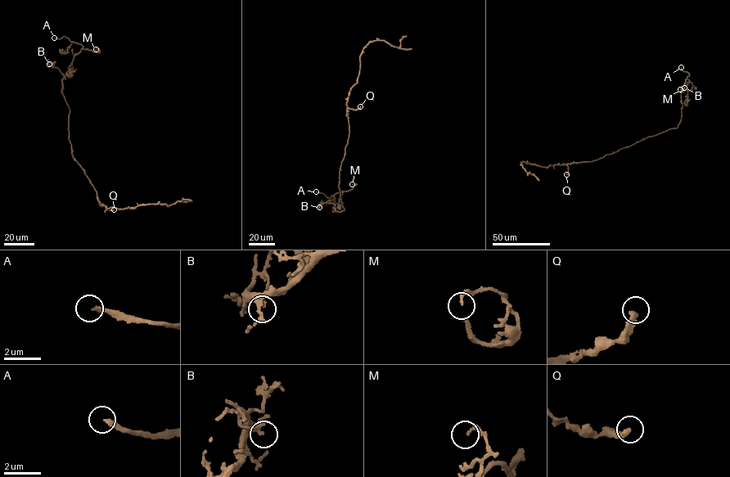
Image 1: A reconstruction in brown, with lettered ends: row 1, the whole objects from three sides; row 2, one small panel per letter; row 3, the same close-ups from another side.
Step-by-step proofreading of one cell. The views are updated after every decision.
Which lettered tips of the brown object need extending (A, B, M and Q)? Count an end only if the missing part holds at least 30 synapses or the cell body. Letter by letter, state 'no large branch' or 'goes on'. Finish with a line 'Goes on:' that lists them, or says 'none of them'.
A: goes on
B: no large branch
M: no large branch
Q: no large branch
Goes on: A

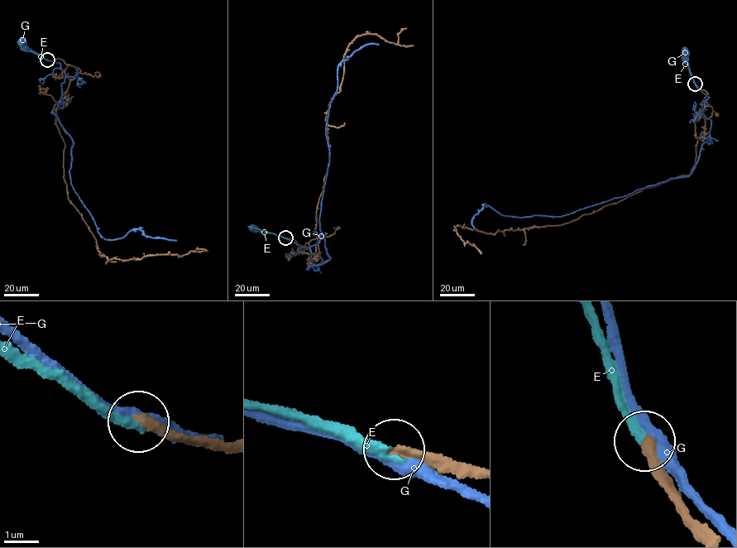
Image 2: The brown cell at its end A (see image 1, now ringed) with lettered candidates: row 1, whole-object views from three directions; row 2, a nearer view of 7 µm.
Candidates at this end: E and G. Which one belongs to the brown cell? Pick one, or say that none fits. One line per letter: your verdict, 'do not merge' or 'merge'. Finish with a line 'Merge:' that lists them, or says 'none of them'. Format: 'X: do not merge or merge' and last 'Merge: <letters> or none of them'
E: do not merge
G: do not merge
Merge: none of them

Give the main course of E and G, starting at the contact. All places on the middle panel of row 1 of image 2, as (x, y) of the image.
E: (285, 237), (247, 226)
G: (287, 238), (253, 228)

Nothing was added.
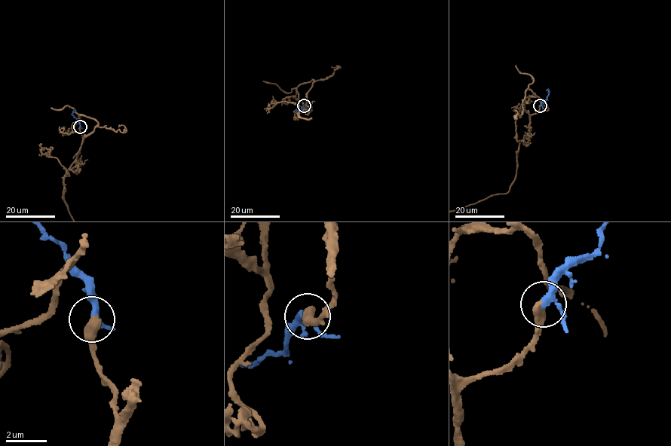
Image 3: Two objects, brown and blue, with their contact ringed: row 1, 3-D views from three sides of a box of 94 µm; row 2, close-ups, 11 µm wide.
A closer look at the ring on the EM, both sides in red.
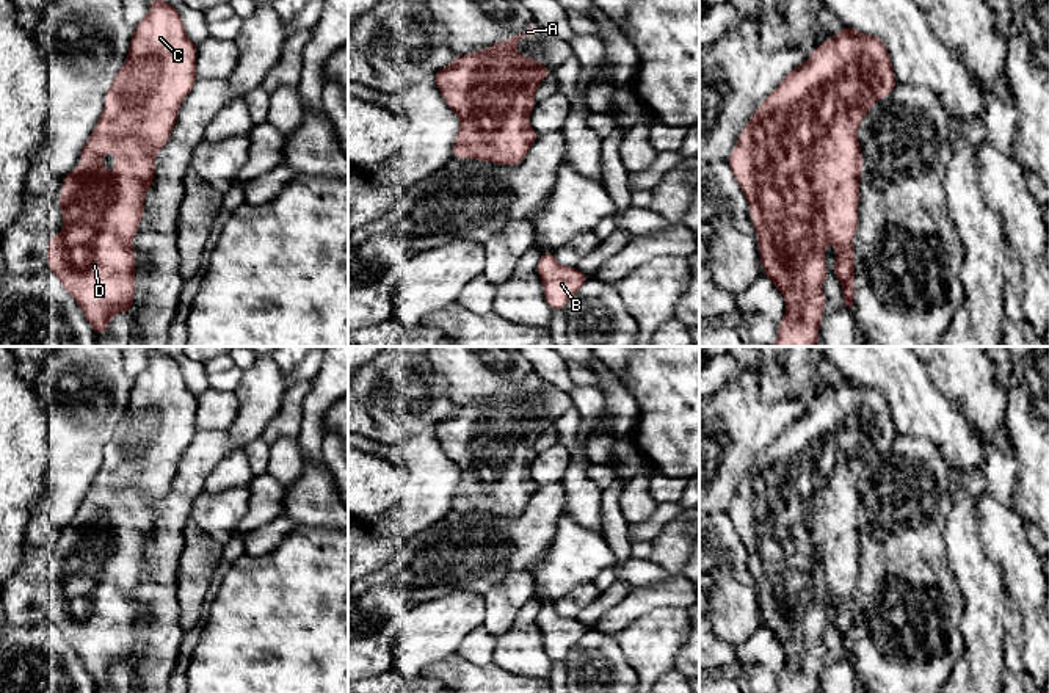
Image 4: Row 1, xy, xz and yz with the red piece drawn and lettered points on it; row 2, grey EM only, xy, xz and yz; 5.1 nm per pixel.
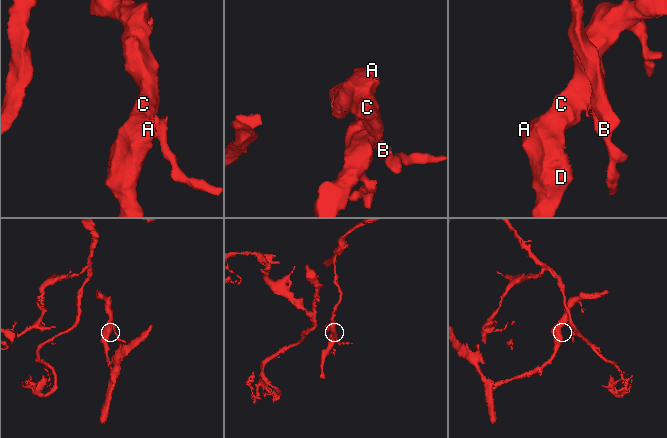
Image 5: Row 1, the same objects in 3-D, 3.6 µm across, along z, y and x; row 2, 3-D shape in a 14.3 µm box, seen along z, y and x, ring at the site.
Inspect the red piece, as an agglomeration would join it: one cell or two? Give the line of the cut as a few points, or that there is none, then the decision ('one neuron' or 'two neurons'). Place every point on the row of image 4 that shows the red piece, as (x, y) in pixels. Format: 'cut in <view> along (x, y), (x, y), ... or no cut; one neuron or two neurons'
no cut; one neuron

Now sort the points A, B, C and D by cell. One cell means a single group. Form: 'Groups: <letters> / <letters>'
Groups: A B C D

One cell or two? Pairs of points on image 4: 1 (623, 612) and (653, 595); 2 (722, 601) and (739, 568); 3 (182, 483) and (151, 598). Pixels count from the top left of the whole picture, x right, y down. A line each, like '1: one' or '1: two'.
1: one
2: two
3: one

